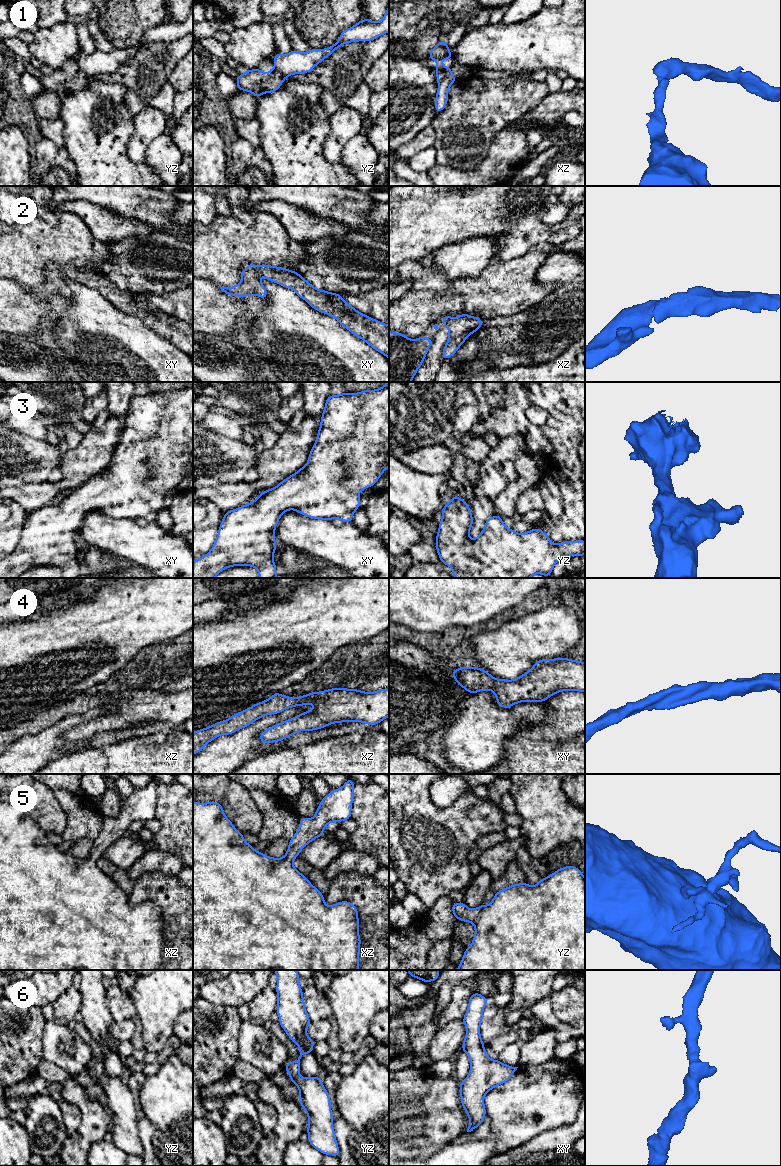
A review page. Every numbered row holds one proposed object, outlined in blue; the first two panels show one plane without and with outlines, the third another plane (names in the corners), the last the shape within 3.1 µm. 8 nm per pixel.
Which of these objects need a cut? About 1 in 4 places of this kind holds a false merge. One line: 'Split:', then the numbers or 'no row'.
Split: 1

